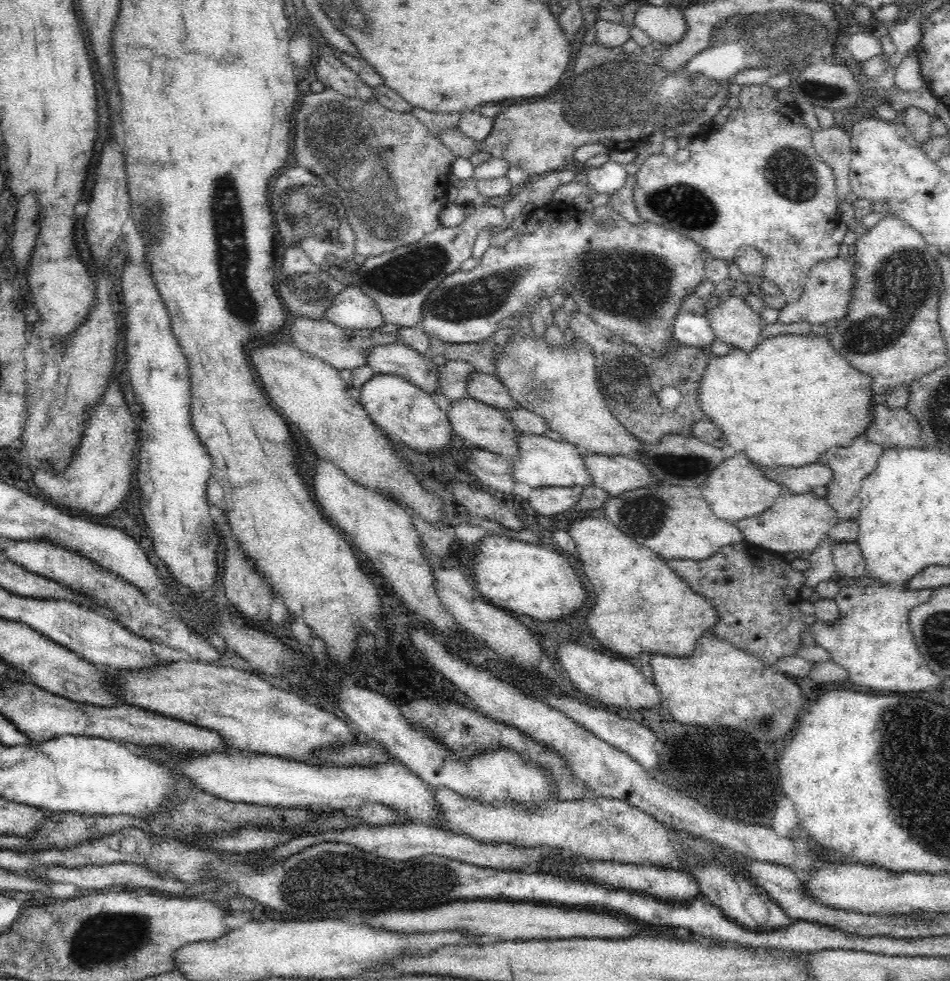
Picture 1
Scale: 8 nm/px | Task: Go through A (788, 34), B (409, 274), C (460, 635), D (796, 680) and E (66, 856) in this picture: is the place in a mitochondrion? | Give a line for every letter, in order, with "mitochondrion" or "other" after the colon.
A: mitochondrion
B: mitochondrion
C: other
D: other
E: other

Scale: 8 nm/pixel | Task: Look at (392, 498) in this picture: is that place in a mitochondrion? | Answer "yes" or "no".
no

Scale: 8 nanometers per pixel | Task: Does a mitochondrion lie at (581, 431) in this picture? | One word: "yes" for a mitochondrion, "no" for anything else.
no

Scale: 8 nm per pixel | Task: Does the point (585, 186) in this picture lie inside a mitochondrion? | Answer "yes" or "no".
no

